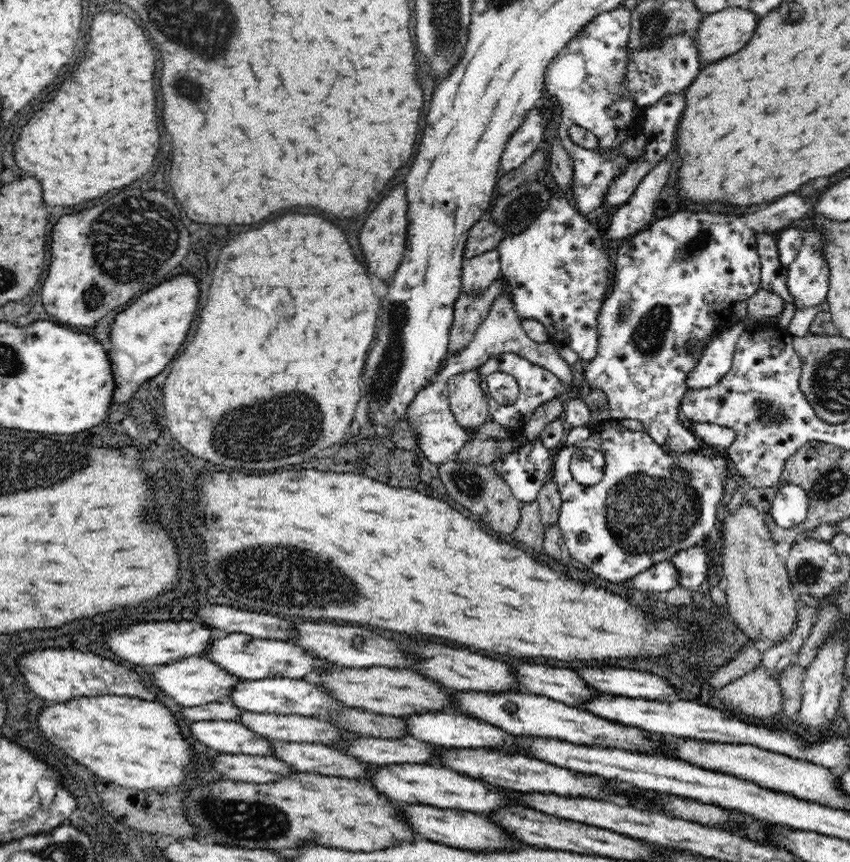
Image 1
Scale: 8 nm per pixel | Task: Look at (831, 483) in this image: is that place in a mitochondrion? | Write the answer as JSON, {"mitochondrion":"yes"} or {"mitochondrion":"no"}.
{"mitochondrion":"yes"}

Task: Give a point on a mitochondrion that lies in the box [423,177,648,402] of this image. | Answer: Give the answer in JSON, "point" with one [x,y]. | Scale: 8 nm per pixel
{"point":[528,202]}

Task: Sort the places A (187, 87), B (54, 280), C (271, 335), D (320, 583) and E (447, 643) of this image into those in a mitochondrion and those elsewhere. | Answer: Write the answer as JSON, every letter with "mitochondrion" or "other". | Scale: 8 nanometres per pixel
{"A":"mitochondrion","B":"other","C":"other","D":"mitochondrion","E":"other"}

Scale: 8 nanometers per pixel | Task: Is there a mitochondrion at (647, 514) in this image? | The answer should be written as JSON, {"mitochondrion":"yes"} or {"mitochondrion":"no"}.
{"mitochondrion":"yes"}

